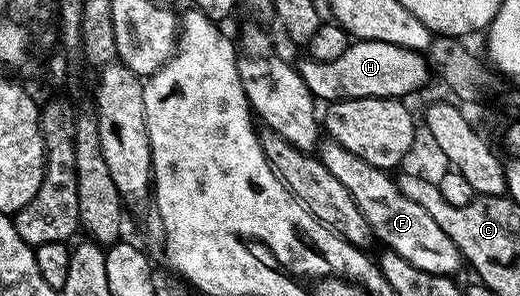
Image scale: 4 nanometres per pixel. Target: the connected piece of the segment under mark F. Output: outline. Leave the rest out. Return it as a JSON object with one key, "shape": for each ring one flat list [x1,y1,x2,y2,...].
{"shape":[[331,141,321,142,318,158,322,165,326,165,326,169,330,169,330,173,334,173,334,177,338,177,338,181,342,181,342,185,346,185,358,209,362,209,373,236,379,242,381,239,387,250,397,251,402,258,410,261,410,265,414,265,414,269,449,277,457,274,455,271,462,267,458,245,454,245,454,241,442,233,438,221,434,221,434,217,430,217,430,213,426,213,418,201,410,201,410,197,400,191,399,182,395,178,391,179,387,170,362,161,362,157,354,157,354,153]]}

